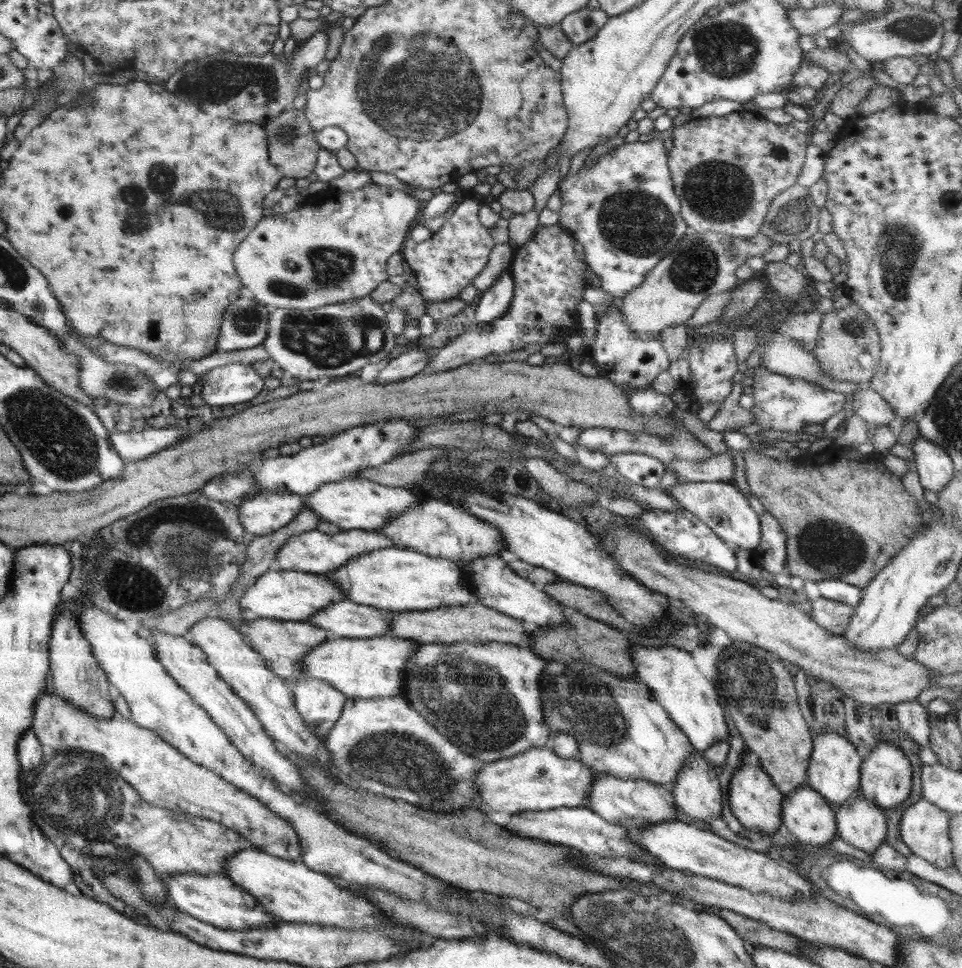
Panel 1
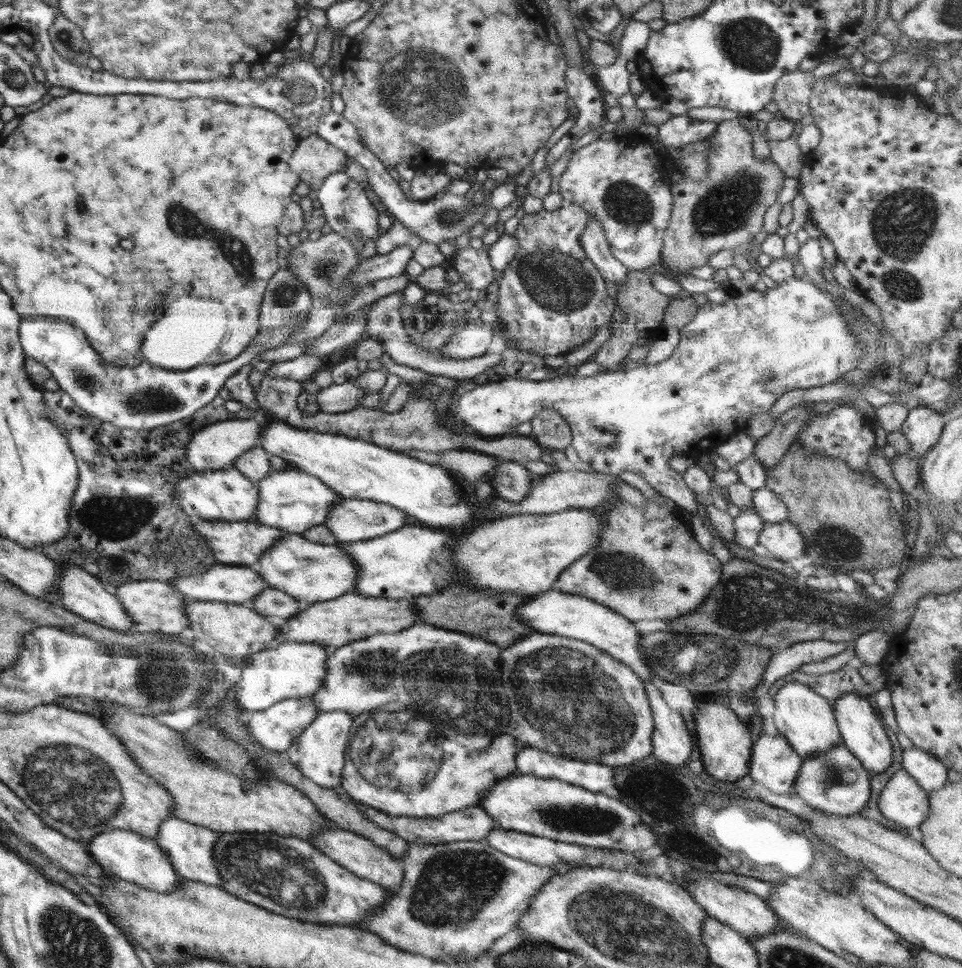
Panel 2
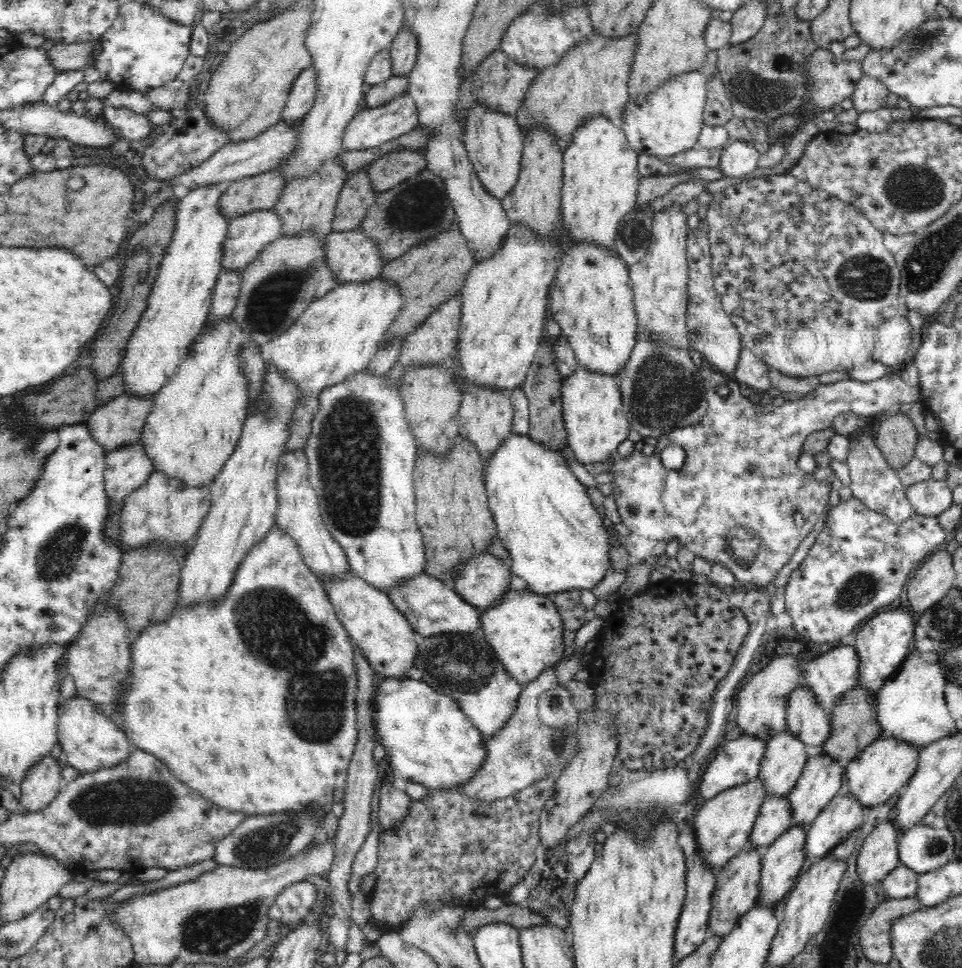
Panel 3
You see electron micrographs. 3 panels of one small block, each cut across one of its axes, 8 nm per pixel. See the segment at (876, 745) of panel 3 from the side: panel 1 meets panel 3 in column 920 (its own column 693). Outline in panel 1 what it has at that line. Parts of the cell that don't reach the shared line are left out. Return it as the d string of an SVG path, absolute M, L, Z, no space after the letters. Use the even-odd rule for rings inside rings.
M570 659L563 663L562 661L547 660L542 674L539 676L540 689L542 689L542 711L544 711L544 719L546 725L550 727L549 738L554 738L558 733L566 733L575 738L578 745L578 757L586 767L594 769L597 772L606 772L621 779L638 779L645 780L657 785L674 783L679 770L682 770L689 762L692 752L696 752L693 744L684 735L684 732L669 718L669 715L664 711L664 708L651 697L649 689L642 681L635 676L617 677L607 670L598 668L596 665L590 664L585 660Z

